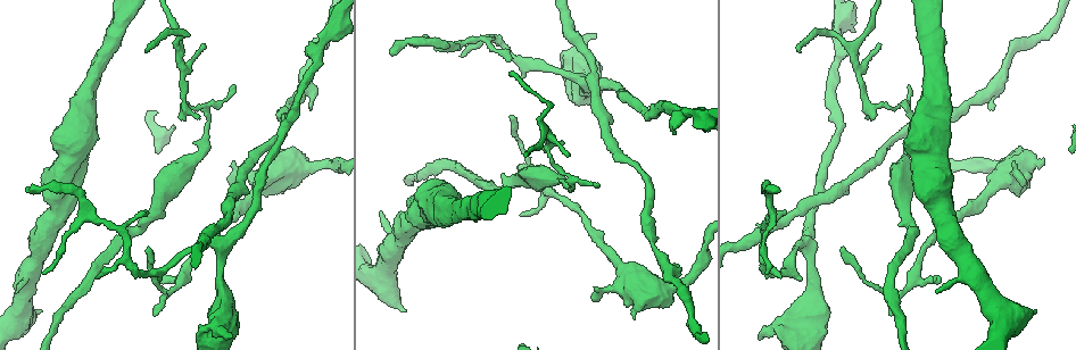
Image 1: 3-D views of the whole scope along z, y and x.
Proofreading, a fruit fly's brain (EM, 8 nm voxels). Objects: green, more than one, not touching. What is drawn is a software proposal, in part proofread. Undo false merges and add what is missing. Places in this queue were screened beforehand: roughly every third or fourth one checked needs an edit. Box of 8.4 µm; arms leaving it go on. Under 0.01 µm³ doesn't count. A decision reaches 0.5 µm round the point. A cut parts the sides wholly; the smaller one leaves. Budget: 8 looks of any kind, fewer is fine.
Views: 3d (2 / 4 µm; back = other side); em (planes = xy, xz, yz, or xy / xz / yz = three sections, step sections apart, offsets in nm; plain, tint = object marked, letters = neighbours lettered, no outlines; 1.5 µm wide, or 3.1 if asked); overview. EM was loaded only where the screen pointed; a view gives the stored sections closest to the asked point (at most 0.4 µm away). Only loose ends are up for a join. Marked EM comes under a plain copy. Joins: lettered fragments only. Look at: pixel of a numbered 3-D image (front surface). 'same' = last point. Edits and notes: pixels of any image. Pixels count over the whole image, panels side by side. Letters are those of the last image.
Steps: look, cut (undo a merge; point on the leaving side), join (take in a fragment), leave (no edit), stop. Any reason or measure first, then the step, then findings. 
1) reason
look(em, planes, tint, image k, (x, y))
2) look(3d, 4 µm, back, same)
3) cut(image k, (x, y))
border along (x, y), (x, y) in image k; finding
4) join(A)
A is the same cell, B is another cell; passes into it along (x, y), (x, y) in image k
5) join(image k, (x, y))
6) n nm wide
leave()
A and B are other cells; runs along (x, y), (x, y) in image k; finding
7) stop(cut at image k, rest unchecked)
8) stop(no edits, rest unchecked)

tapers out
look(3d, 2 µm, image 1, (843, 248))

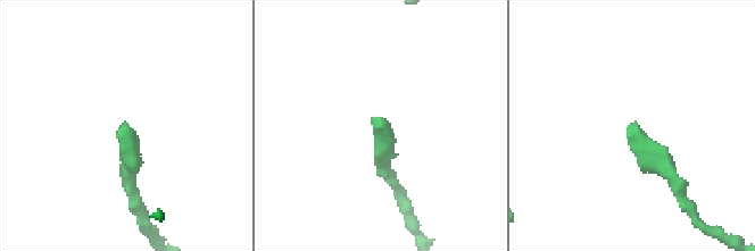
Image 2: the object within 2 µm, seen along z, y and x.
shape alone is not enough
look(em, planes, letters, image 2, (379, 121))

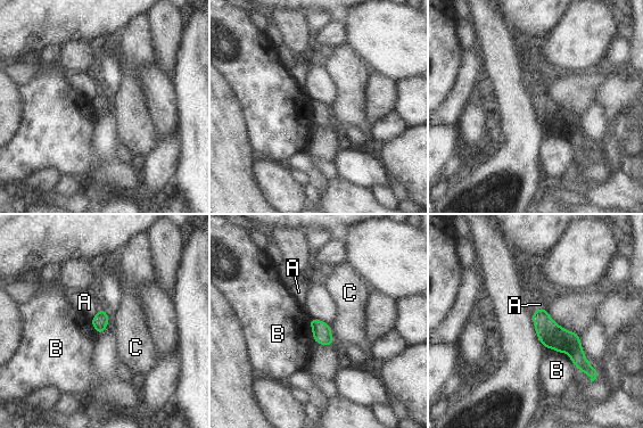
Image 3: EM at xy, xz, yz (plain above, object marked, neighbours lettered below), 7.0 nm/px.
leave()
A, B and C are other cells; runs along (537, 312), (541, 319), (588, 368) in image 3; no lettered fragment goes on from it

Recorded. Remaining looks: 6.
tapers out
look(em, xz, step 8, letters, image 1, (764, 273))

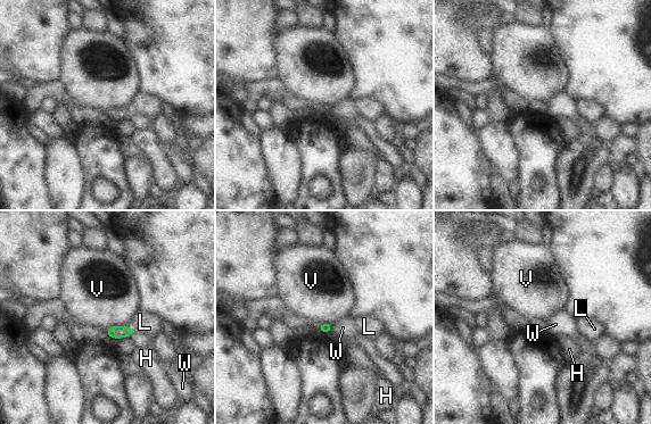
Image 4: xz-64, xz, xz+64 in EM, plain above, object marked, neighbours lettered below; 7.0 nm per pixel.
leave()
H, L, V and W are other cells; border along (128, 325), (110, 325), (105, 332) in image 4; no lettered fragment goes on from it

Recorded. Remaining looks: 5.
sharp bend
look(em, planes, tint, image 1, (903, 105))

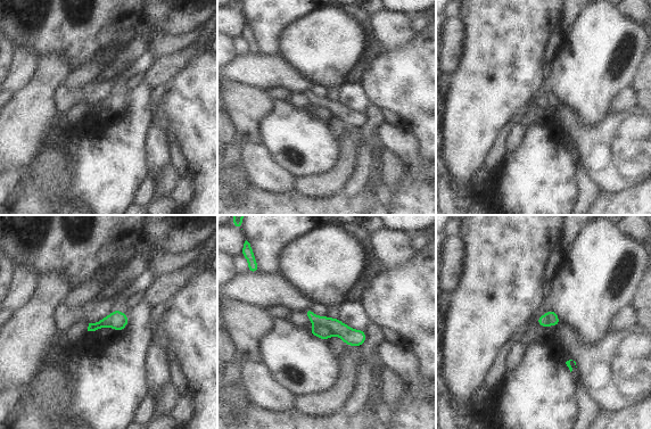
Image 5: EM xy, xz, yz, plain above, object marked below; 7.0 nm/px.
see the neighbours
look(em, planes, letters, same)

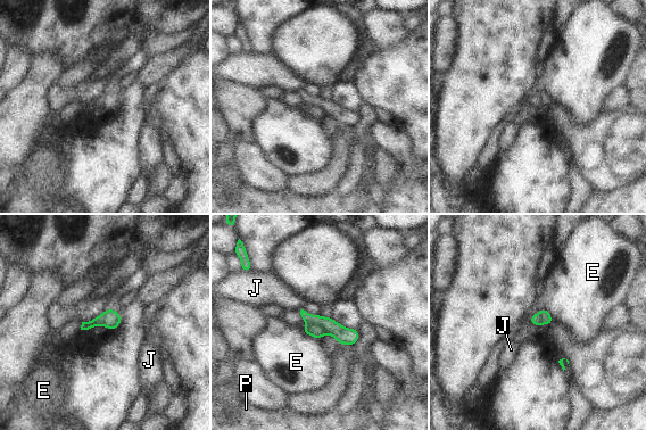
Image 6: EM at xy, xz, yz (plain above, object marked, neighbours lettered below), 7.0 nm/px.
cut(image 6, (313, 330))
E, J and P are other cells; border along (308, 323), (320, 325), (326, 333) in image 6; two neurons meet here

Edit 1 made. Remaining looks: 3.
stop(cut at image 6, rest unchecked)

